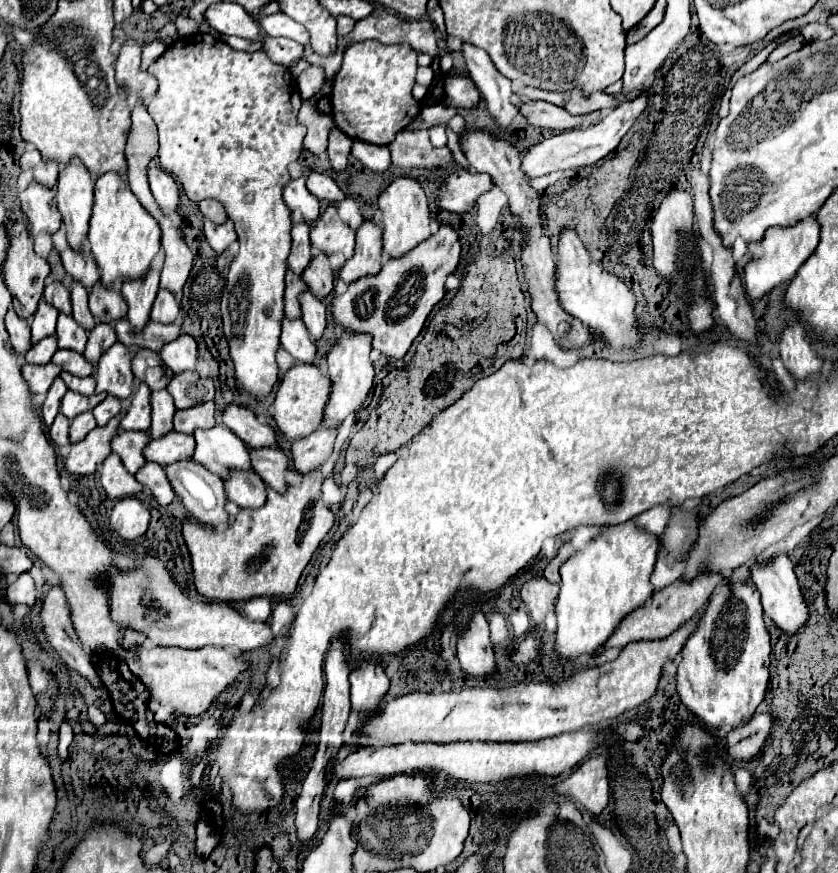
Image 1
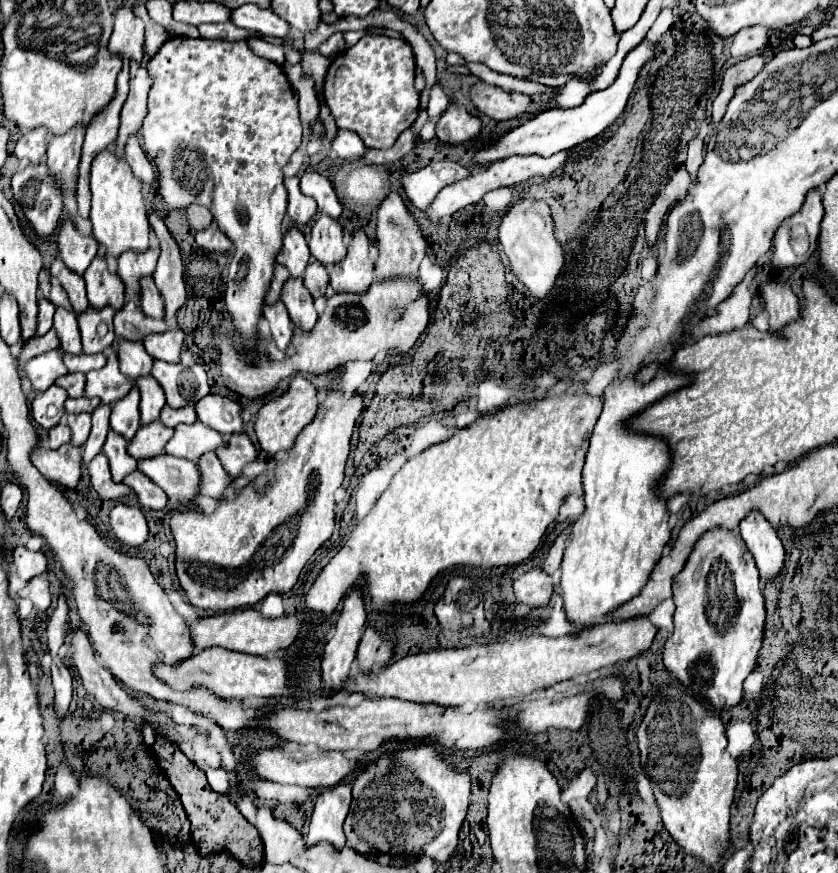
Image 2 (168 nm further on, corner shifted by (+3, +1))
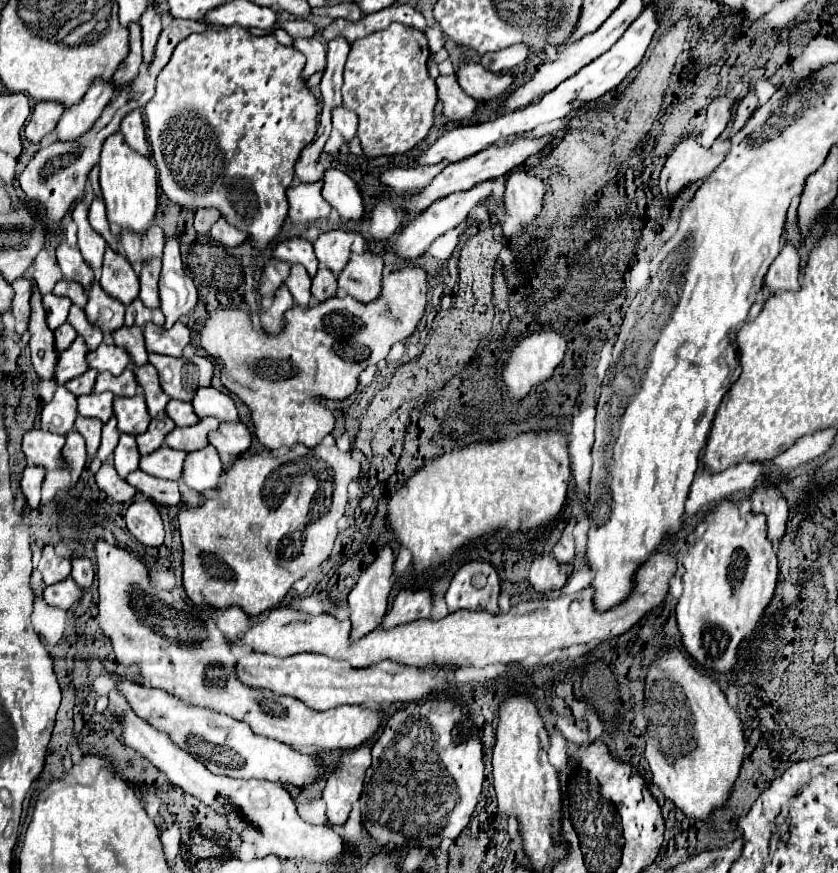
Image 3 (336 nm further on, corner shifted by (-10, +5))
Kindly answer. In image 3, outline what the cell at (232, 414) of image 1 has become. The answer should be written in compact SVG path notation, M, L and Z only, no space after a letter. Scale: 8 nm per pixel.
M213 387L197 389L191 405L197 417L215 417L219 421L237 421L239 419L233 399L227 393L221 393Z

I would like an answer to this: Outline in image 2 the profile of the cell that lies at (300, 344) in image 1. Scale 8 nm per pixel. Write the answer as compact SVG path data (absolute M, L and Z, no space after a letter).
M278 301L276 305L266 305L264 307L264 317L270 323L270 331L274 335L274 341L278 345L278 349L286 351L288 345L292 343L292 335L294 335L294 327L292 327L292 319L284 307L282 301Z

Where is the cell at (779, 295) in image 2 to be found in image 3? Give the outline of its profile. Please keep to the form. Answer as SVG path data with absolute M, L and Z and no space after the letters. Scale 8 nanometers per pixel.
M787 241L783 243L777 259L769 265L765 283L773 293L775 291L797 291L801 287L801 283L799 283L799 255L791 243L787 243Z

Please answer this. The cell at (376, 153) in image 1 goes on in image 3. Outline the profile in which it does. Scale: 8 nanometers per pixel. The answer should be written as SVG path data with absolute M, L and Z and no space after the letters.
M343 105L333 109L331 121L333 121L333 129L337 129L345 137L345 141L349 141L351 137L357 135L357 115L353 111L345 109Z

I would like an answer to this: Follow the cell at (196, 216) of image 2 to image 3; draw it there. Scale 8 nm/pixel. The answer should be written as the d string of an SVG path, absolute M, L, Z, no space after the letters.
M197 209L195 211L195 231L207 233L219 217L221 217L221 213L217 209Z

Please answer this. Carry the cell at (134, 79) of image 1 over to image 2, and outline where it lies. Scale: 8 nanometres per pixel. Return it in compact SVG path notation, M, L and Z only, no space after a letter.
M120 7L114 15L114 31L108 49L120 59L140 63L144 57L144 23L132 13L130 7Z

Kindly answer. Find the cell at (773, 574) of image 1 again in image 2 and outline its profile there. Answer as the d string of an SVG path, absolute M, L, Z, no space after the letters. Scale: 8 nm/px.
M752 511L740 521L740 535L748 547L748 553L758 565L760 581L768 583L776 579L786 559L786 551L776 529L772 529L758 511Z

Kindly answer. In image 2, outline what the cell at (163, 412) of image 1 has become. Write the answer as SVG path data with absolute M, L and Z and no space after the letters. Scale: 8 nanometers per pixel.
M140 377L136 383L138 383L140 395L142 395L140 421L142 421L142 425L144 423L152 423L152 421L156 421L160 417L160 411L166 405L164 389L152 377Z

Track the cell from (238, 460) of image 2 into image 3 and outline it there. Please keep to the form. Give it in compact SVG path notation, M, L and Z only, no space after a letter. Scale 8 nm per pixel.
M241 421L221 423L221 427L217 427L213 435L209 435L209 445L213 445L219 455L239 457L243 451L249 449L251 433Z

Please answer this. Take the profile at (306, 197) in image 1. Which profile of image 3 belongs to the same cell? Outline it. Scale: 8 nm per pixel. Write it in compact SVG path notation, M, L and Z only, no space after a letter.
M321 181L299 183L297 187L289 187L287 203L289 203L287 217L293 223L301 223L301 225L325 219L331 211L331 205L321 197Z

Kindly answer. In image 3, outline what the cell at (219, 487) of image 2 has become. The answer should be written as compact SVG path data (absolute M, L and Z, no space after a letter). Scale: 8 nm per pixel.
M211 445L203 447L201 451L187 453L181 479L189 489L197 493L215 489L221 475L223 475L223 465L217 451Z

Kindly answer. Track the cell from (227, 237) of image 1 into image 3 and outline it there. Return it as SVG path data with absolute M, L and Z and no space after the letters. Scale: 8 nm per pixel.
M223 217L211 227L209 235L211 235L211 239L223 243L225 247L239 247L243 241L249 239L249 233L247 231L241 231L241 229L229 225Z

